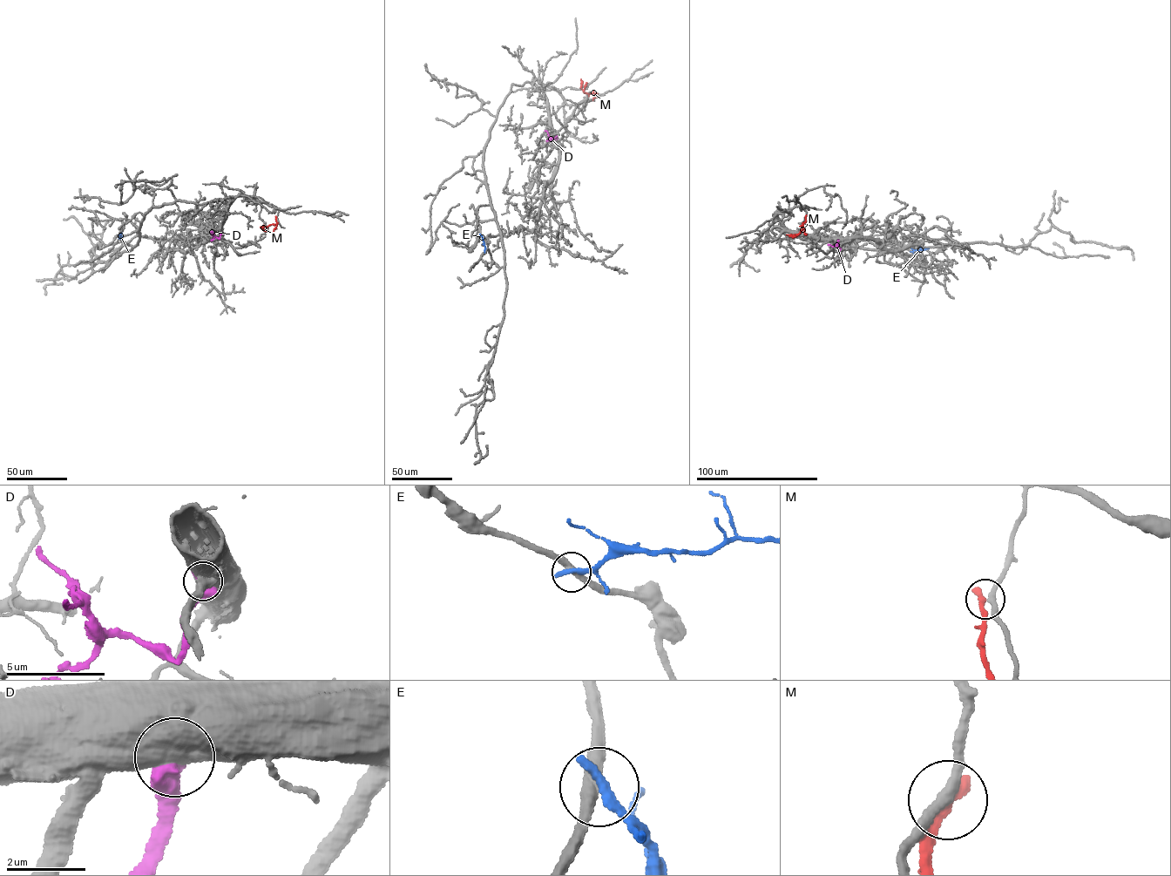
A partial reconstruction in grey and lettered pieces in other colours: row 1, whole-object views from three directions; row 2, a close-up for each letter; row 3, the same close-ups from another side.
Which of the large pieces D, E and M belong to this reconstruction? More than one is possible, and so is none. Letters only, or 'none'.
none

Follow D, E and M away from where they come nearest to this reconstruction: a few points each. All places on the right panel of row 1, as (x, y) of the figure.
D: (838, 241), (837, 246), (828, 245)
E: (910, 251), (929, 248)
M: (806, 215), (800, 232), (786, 234)

